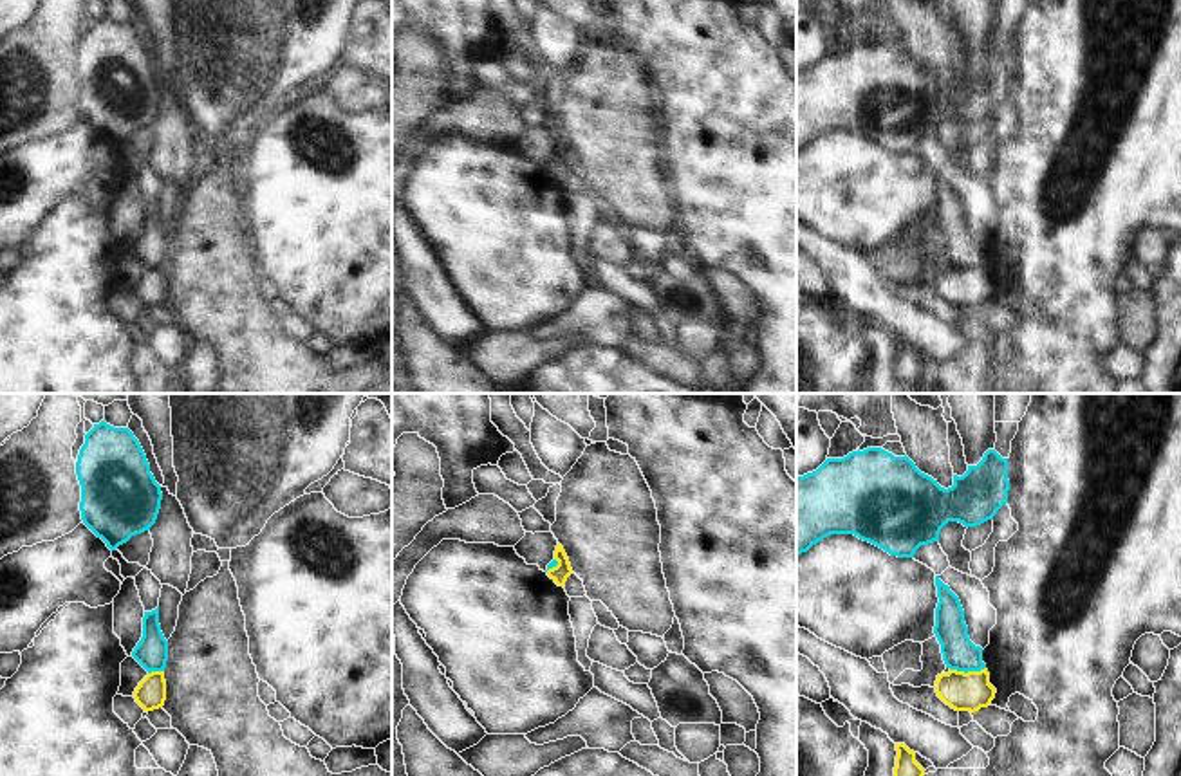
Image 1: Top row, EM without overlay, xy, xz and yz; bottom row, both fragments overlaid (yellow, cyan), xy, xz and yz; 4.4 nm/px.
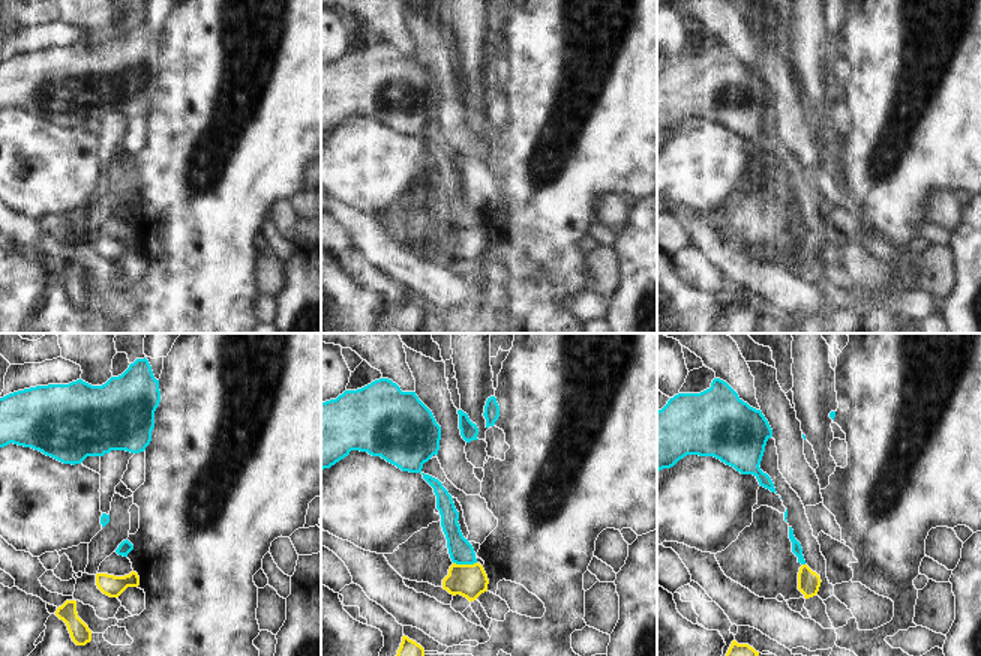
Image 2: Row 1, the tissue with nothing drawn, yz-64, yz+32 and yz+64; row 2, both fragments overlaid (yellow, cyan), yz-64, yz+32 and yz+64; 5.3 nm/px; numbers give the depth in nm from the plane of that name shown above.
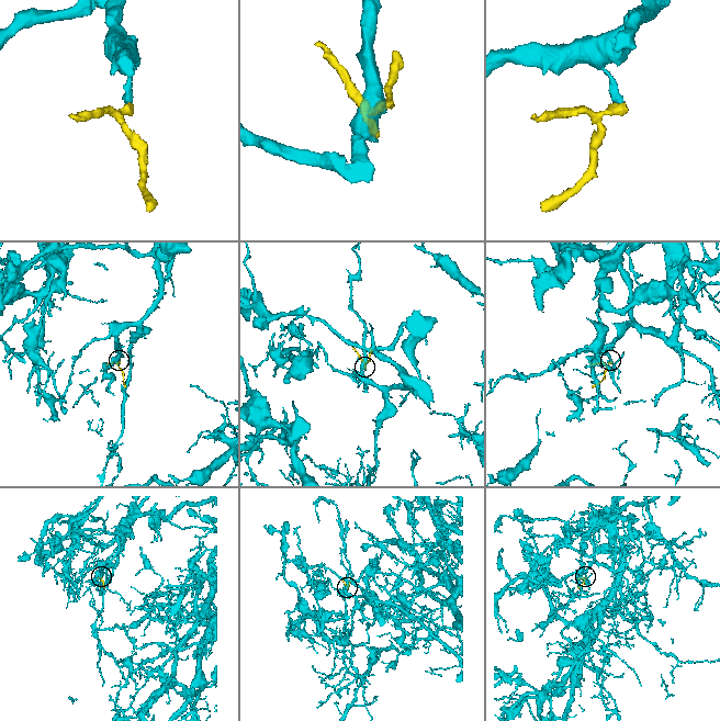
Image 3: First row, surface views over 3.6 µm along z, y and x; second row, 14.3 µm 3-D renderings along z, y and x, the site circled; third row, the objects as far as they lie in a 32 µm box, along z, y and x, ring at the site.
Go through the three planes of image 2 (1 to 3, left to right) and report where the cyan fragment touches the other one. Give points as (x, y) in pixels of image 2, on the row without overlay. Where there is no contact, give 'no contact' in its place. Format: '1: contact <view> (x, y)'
1: no contact
2: contact yz+32 (465, 228)
3: no contact

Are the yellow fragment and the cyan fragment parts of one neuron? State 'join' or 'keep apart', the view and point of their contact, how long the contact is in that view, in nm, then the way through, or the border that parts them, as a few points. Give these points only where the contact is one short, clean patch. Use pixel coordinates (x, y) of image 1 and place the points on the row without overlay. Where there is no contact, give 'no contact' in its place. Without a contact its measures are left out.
keep apart; meets yellow in yz at (968, 267); contact 160 nm long

